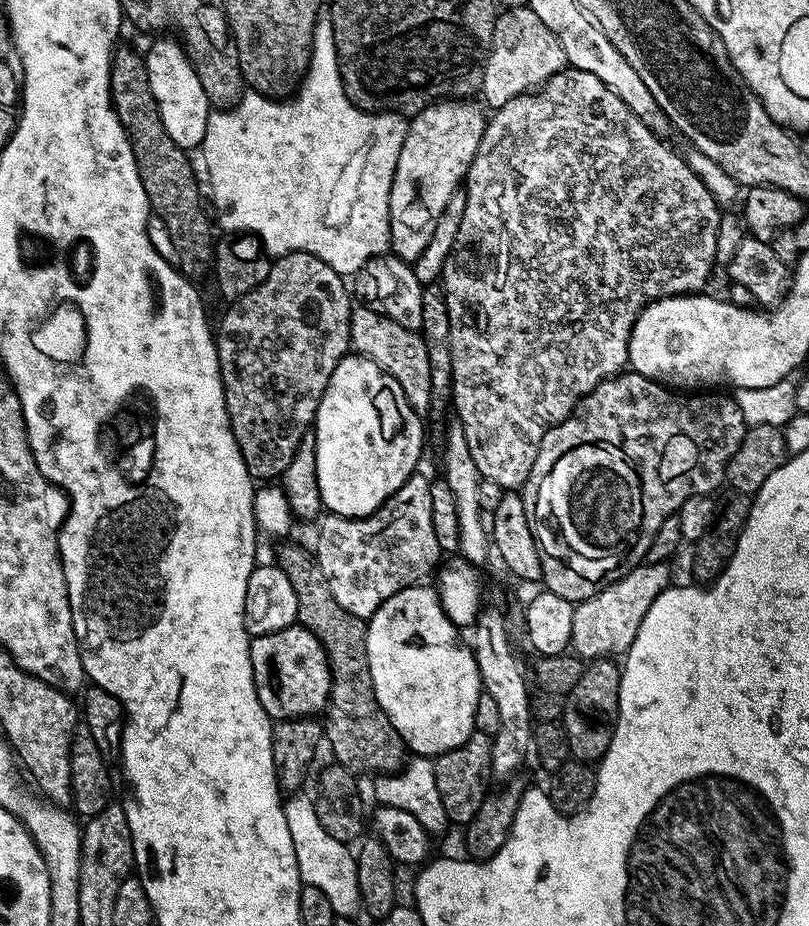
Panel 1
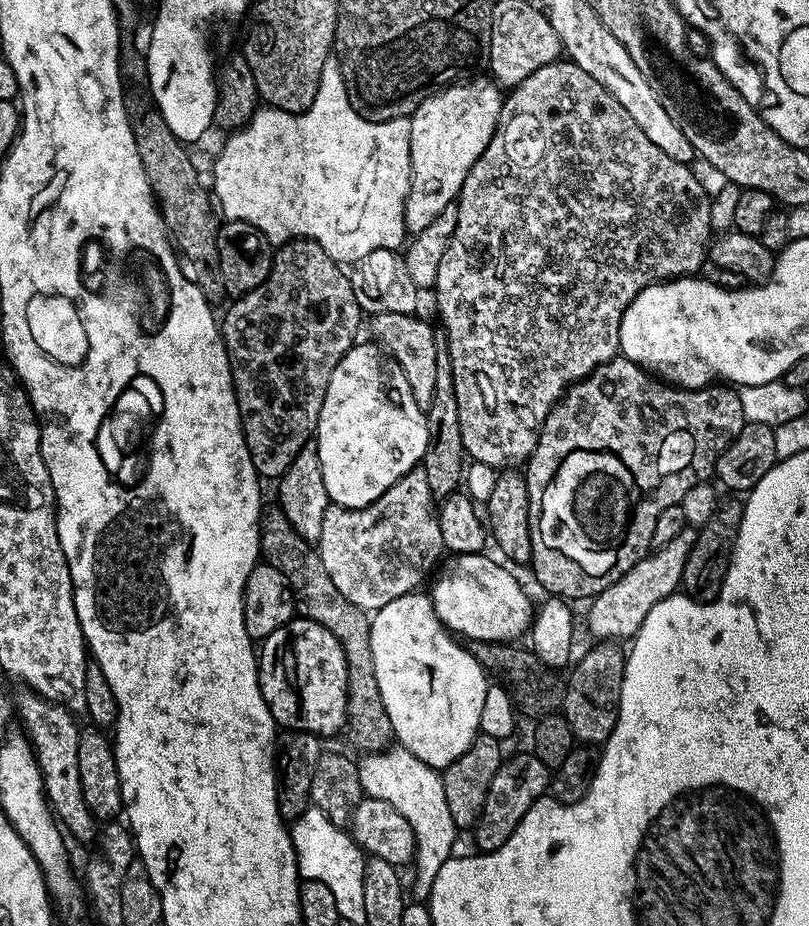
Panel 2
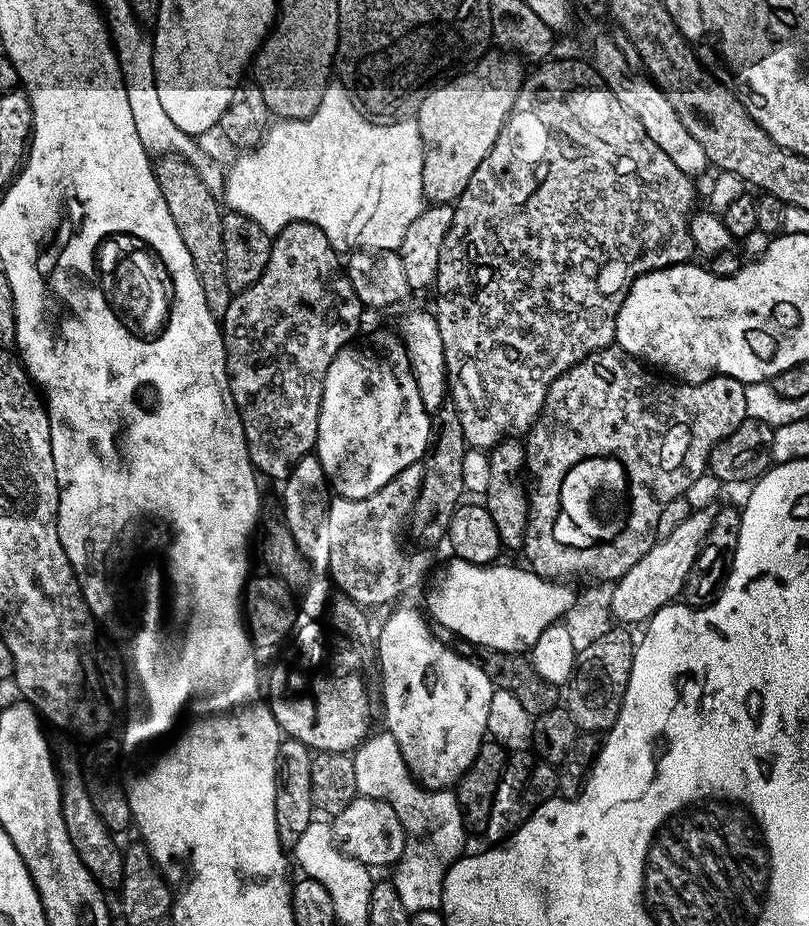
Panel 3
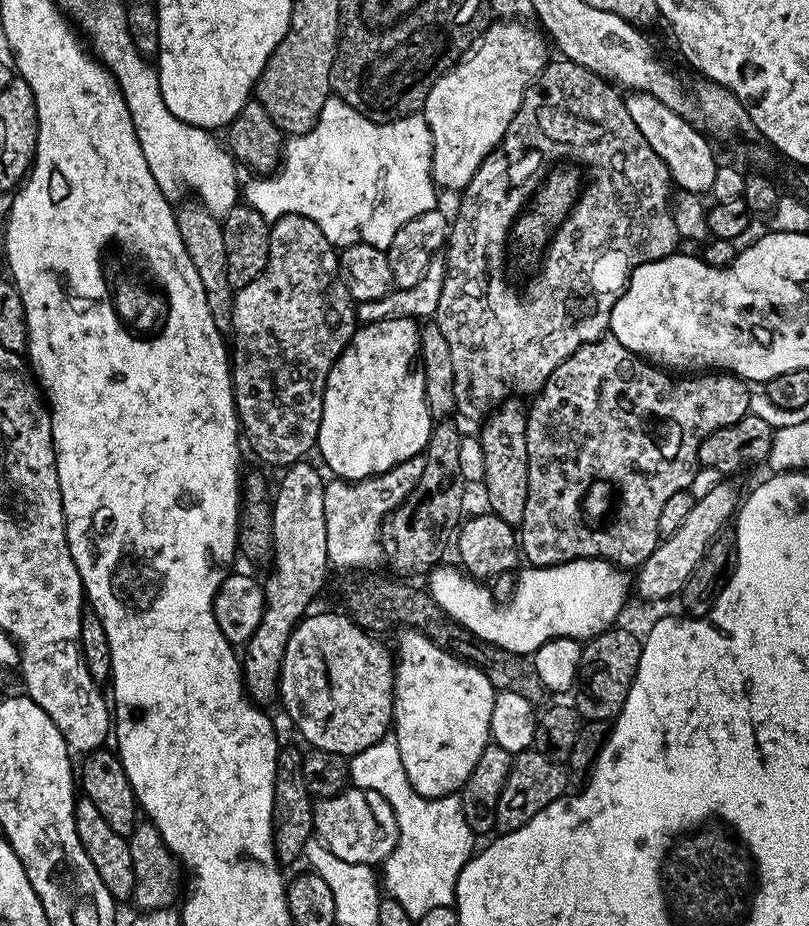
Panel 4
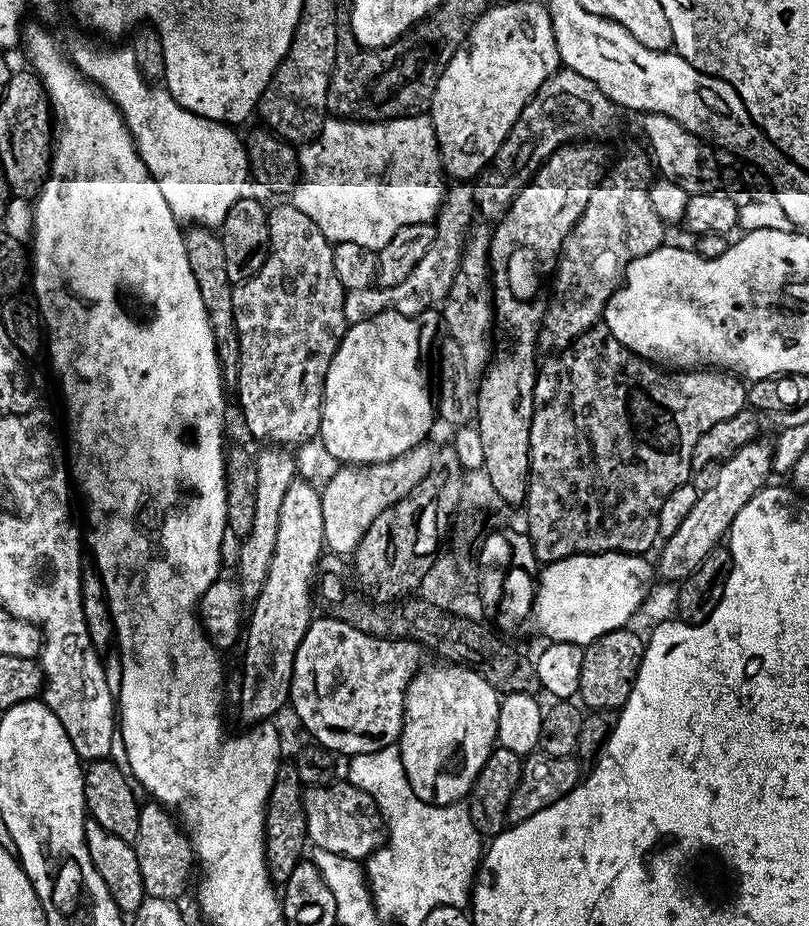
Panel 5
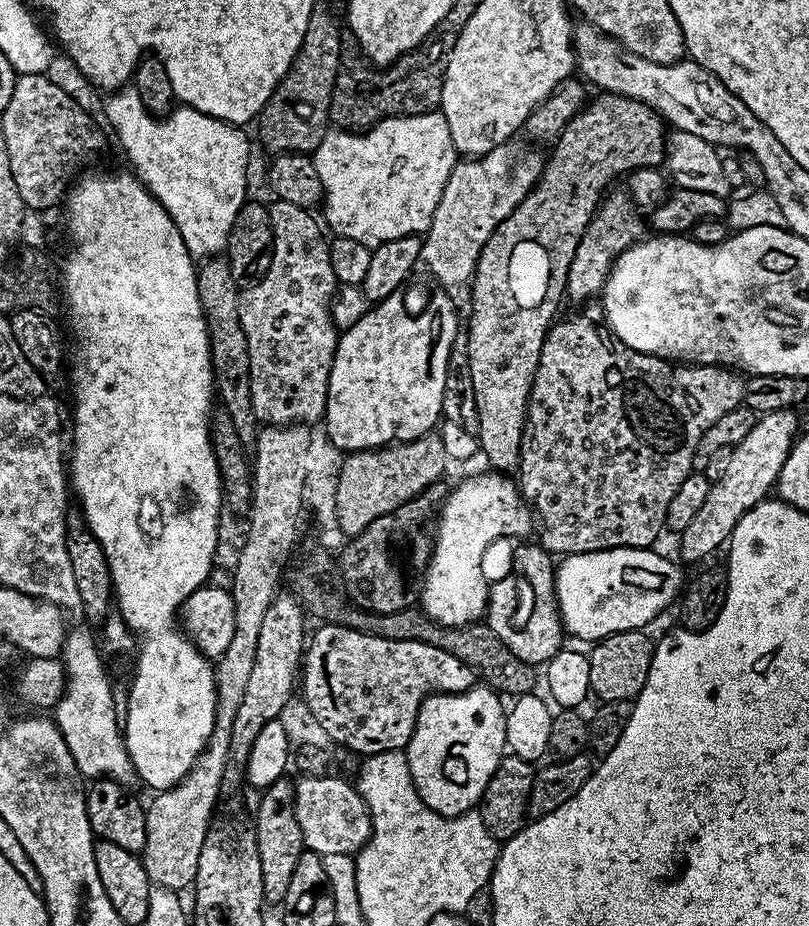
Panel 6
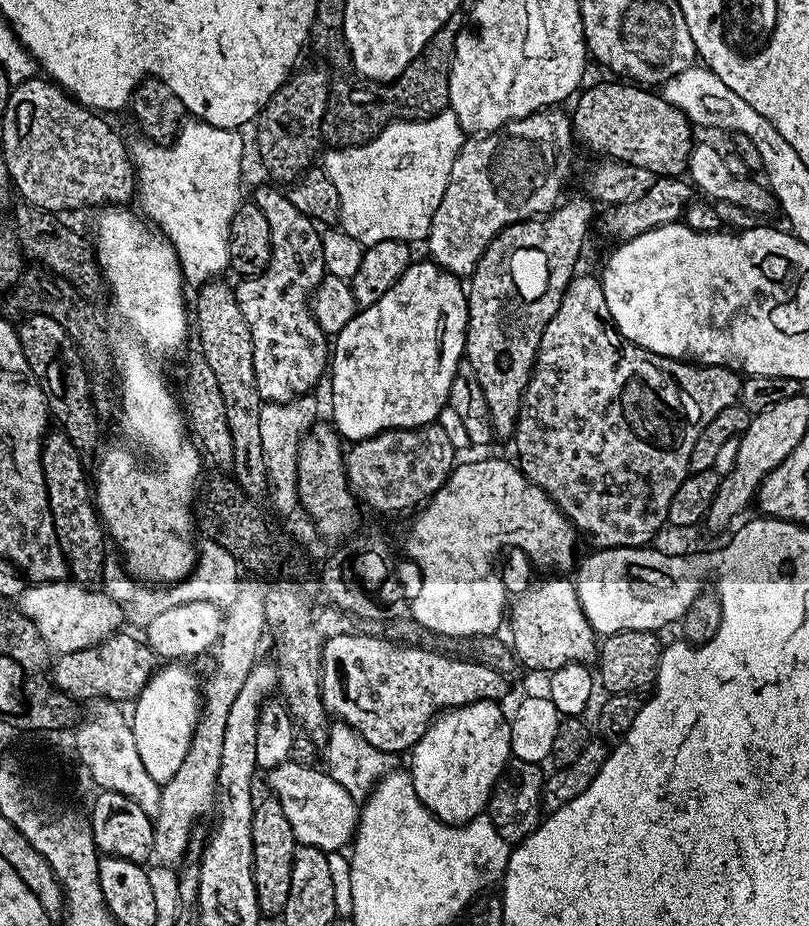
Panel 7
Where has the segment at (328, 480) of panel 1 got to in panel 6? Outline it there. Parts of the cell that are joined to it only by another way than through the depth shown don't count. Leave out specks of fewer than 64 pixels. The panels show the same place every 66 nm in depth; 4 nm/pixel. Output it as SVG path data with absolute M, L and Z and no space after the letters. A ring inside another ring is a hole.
M432 294L425 309L417 316L405 315L404 302L399 295L387 296L369 307L354 326L341 331L336 342L328 401L322 417L323 427L334 446L345 453L362 452L366 448L383 448L385 444L429 435L442 420L447 368L459 328L461 331L462 320L456 317L455 302L448 296Z

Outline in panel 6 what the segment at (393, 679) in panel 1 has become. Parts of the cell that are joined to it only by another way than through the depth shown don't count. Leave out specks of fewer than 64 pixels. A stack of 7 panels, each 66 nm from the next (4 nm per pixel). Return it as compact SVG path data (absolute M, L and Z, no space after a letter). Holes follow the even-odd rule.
M487 686L424 697L406 753L408 775L426 806L447 813L459 800L479 801L506 752L506 704L500 700L501 693Z

